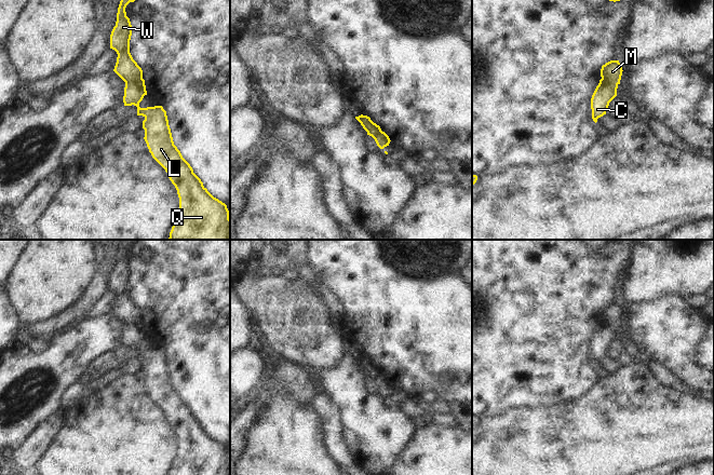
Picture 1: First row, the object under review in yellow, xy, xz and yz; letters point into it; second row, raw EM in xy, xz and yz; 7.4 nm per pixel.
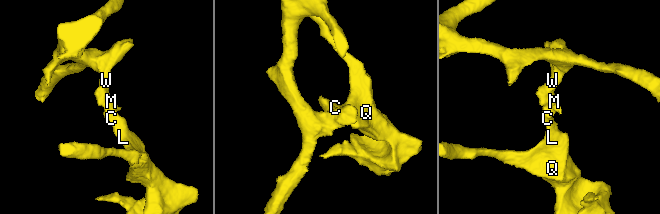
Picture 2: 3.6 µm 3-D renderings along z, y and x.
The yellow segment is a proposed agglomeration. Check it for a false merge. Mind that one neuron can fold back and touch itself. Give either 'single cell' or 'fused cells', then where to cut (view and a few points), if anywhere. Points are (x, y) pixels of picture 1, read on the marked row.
fused cells; cut xy (125, 82), (135, 82), (145, 89)

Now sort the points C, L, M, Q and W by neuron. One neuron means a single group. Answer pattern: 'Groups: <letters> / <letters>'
Groups: C L Q / M W

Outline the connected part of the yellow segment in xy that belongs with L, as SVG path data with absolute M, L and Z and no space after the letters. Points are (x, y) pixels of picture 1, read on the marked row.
M125 83L124 106L136 106L143 116L145 141L152 158L165 169L179 198L179 212L170 240L230 240L227 205L214 198L174 145L166 111L162 106L140 108L146 89Z

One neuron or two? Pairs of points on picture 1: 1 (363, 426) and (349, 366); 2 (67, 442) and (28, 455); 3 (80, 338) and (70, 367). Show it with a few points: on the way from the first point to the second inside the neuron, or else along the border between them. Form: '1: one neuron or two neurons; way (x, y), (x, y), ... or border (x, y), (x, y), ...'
1: one neuron; way (362, 411), (349, 392), (349, 381)
2: two neurons; border (64, 425), (38, 463)
3: one neuron; way (79, 345), (72, 352), (70, 360)

